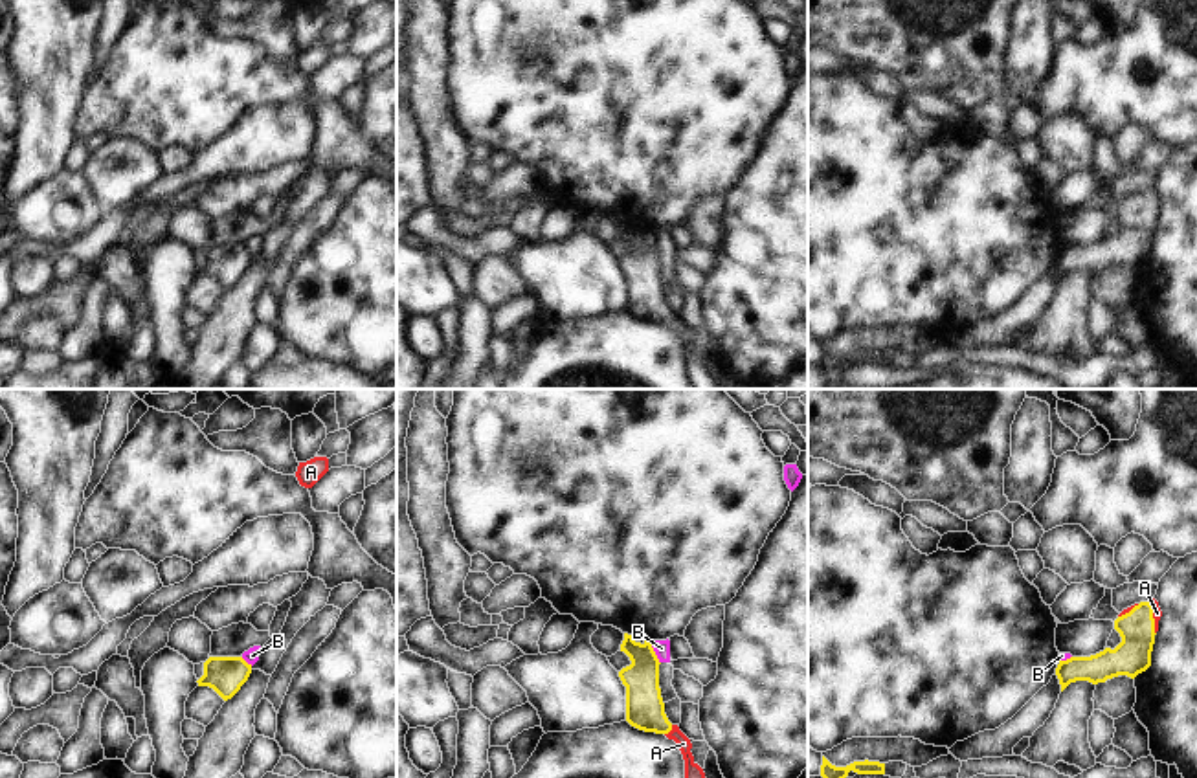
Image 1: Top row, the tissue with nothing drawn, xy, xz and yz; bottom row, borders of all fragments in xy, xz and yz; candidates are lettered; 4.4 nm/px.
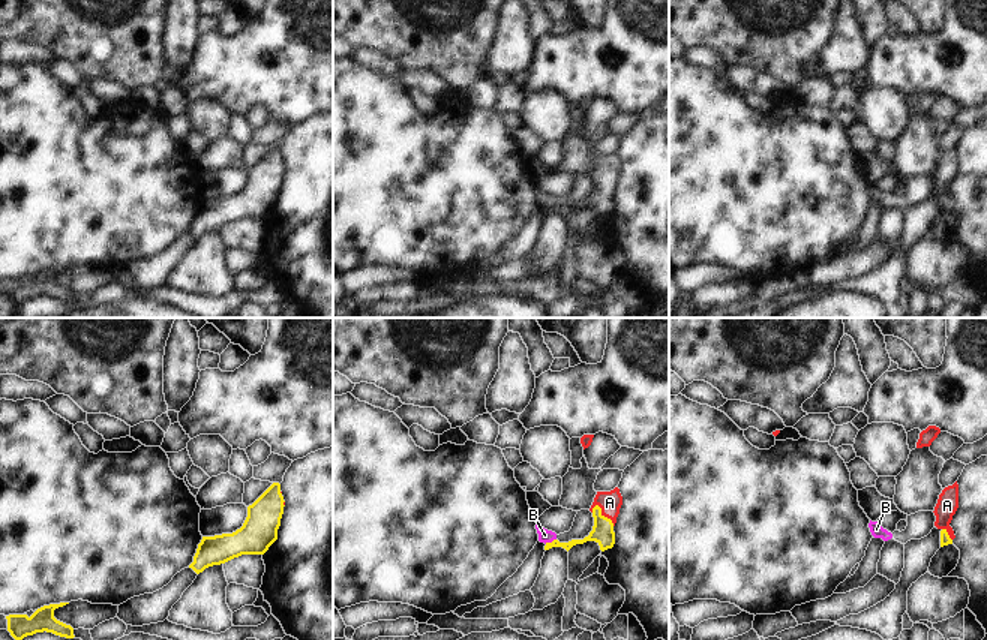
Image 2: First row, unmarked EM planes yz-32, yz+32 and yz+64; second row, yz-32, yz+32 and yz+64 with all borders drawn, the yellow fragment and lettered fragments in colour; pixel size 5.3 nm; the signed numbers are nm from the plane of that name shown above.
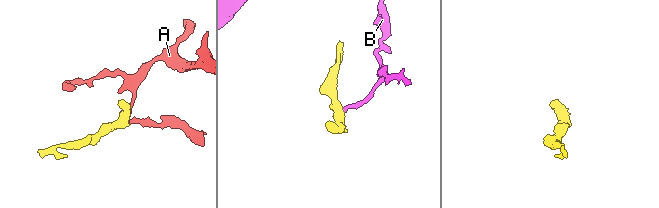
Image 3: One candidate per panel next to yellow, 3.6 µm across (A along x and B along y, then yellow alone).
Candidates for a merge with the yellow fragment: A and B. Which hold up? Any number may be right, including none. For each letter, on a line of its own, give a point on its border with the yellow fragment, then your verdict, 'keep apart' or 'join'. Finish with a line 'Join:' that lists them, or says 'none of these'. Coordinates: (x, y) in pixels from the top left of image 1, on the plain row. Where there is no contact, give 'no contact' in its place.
A: yz (1153, 208) | join
B: xz (654, 243) | keep apart
Join: A

